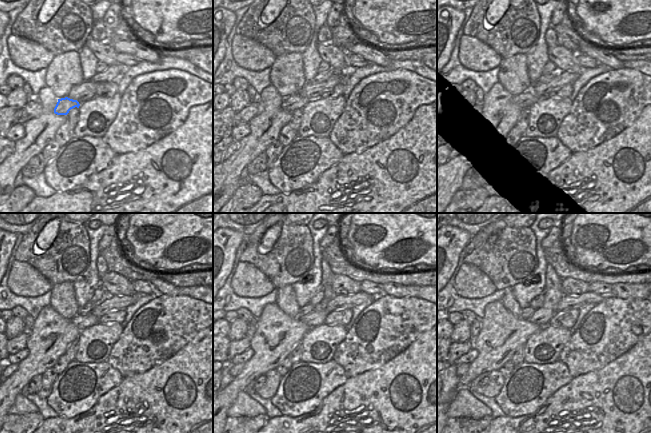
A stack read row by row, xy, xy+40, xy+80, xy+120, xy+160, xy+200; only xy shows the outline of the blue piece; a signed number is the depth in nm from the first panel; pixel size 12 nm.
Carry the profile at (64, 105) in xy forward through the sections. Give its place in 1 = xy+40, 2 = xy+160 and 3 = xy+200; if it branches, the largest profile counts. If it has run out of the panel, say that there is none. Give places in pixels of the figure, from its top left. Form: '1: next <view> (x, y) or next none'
1: next xy+40 (293, 102)
2: next xy+160 (317, 316)
3: next xy+200 (553, 293)

